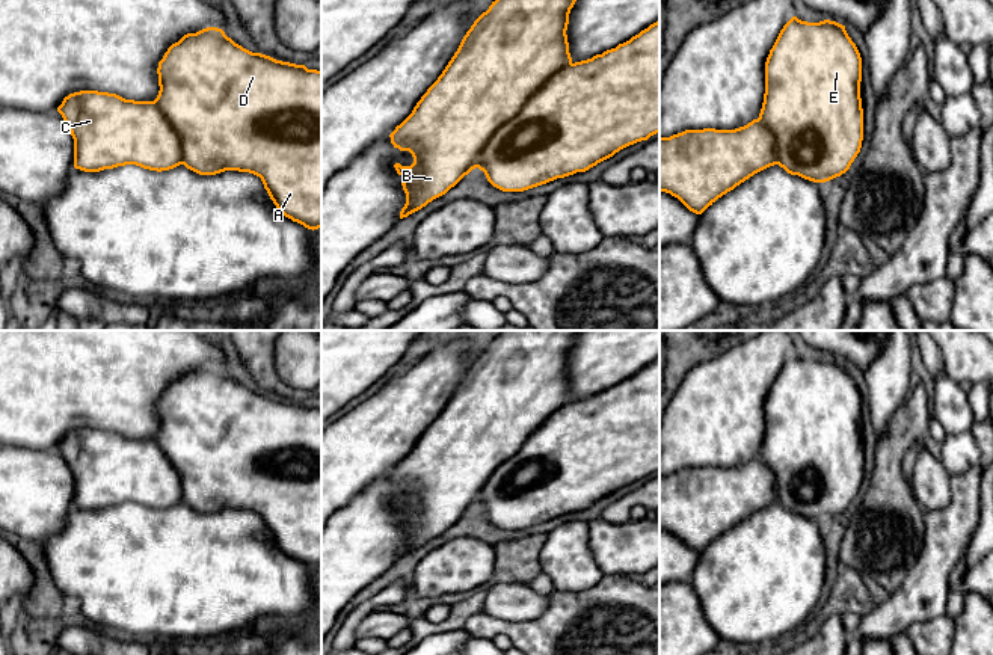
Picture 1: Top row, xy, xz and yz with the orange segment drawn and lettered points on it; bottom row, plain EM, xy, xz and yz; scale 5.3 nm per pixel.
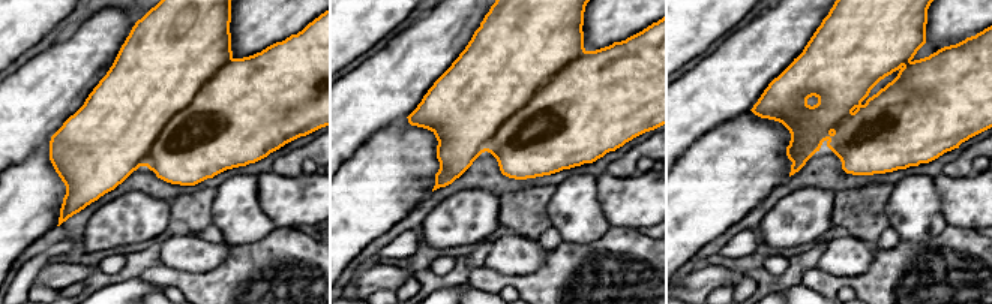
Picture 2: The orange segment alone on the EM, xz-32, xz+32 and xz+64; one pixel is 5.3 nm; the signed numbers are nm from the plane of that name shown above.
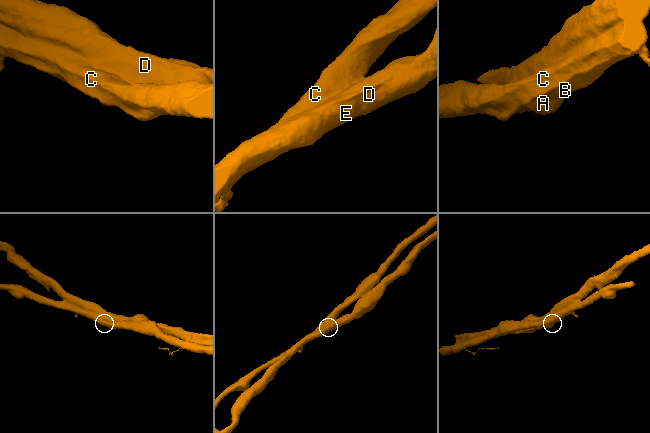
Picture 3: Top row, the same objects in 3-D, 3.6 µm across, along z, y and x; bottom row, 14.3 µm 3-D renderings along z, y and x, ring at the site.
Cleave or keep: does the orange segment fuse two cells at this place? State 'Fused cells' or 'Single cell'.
Fused cells

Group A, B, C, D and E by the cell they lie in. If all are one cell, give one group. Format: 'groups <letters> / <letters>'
groups A D E / B C

